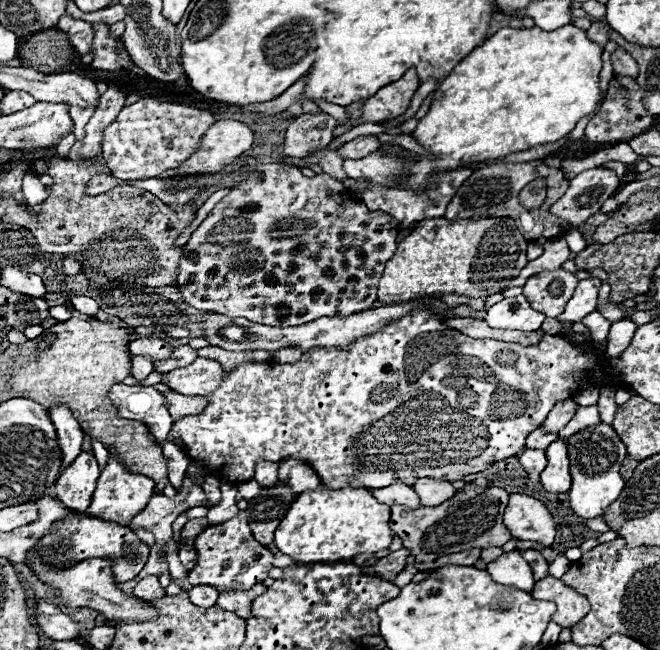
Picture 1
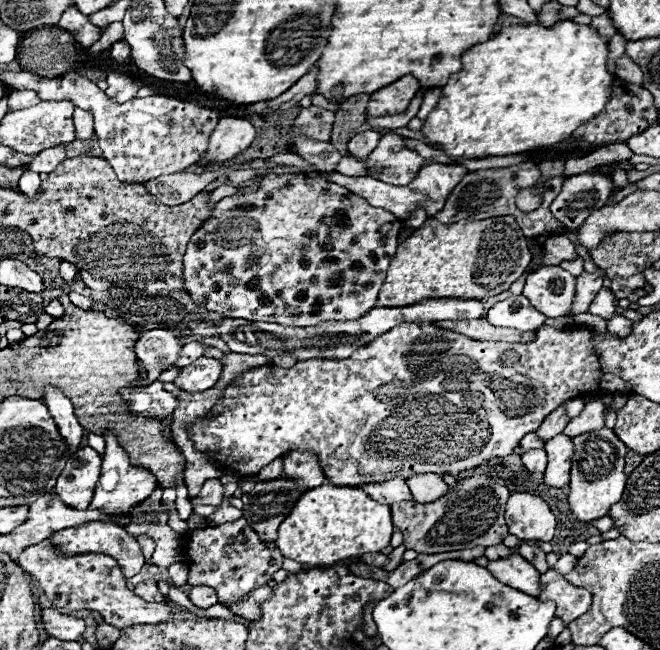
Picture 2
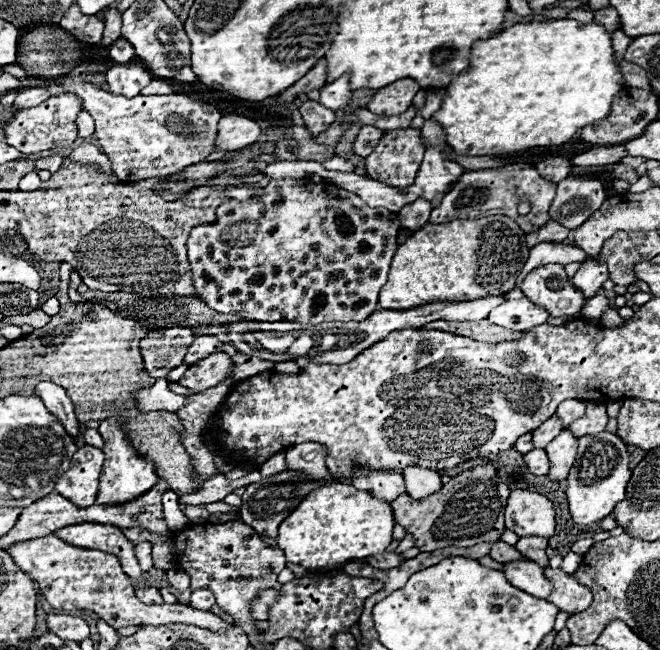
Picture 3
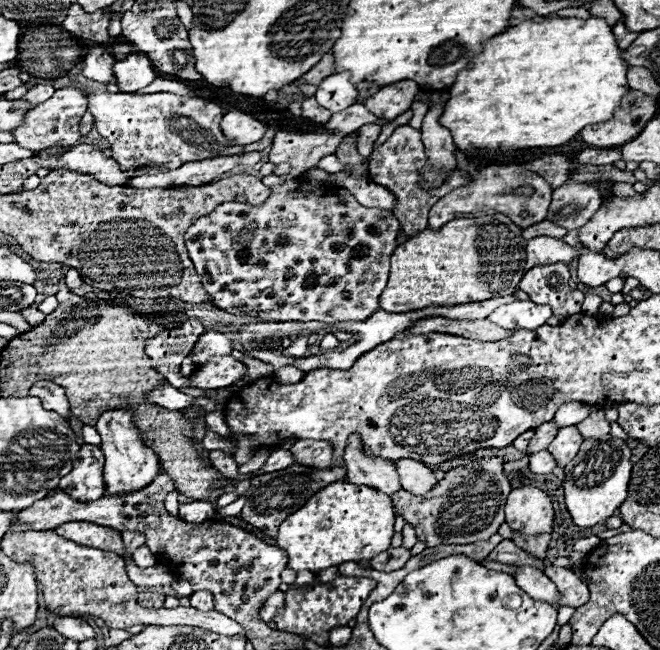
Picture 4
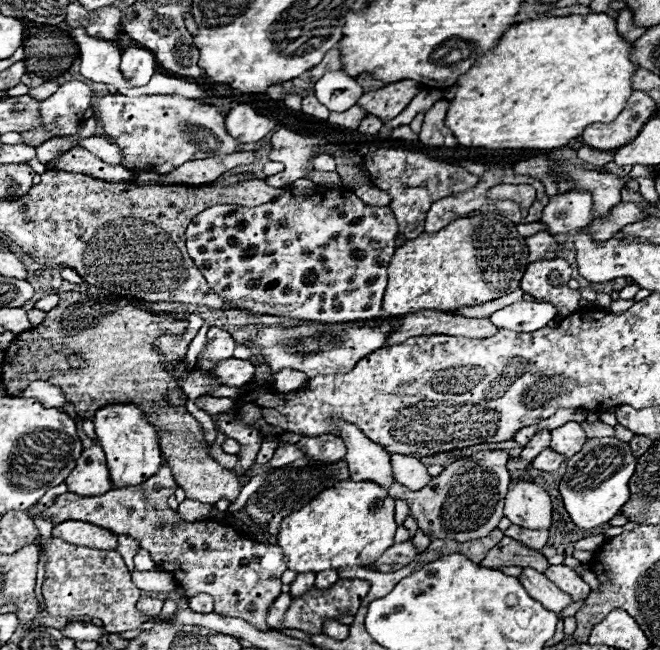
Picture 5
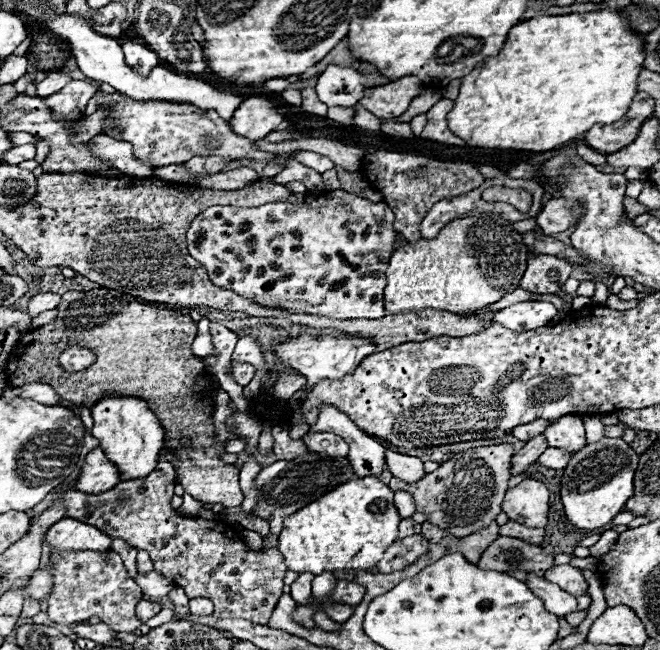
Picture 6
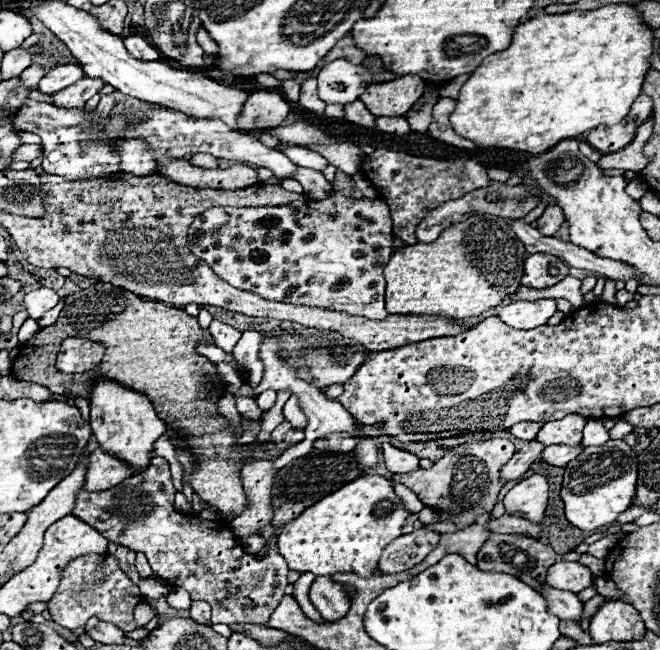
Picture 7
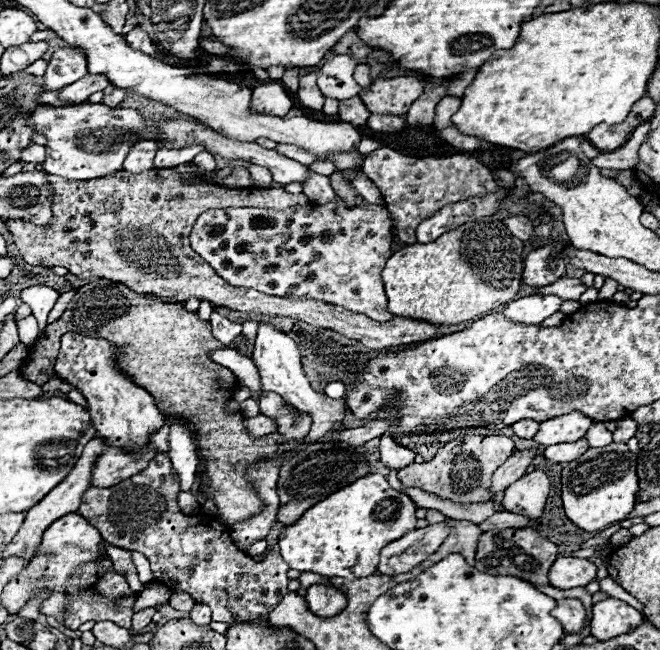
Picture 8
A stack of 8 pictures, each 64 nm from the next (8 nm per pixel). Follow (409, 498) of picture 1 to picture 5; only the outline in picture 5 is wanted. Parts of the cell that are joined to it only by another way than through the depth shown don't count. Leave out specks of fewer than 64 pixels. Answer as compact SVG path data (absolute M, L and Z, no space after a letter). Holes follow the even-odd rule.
M334 420L340 428L340 436L346 444L346 462L350 468L350 480L376 480L386 490L394 484L392 464L386 450L374 442L370 442L356 426Z

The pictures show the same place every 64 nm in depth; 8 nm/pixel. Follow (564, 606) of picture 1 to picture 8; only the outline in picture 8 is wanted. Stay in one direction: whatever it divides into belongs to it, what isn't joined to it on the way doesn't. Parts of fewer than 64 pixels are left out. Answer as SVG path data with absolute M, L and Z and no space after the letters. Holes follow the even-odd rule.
M558 558L548 572L550 586L560 590L572 590L596 580L596 566L582 558Z

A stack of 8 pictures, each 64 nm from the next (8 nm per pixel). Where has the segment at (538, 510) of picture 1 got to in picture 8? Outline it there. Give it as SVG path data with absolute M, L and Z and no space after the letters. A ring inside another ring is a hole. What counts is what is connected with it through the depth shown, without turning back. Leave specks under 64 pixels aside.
M534 470L516 480L504 492L504 508L514 514L522 514L530 520L538 520L544 512L544 504L550 492L550 480L542 470Z

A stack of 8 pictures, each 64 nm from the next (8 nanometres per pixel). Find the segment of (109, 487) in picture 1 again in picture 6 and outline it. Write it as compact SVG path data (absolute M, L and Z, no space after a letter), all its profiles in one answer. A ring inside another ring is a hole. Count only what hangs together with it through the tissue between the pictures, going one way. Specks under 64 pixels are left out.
M106 396L92 408L92 418L94 418L92 436L100 440L100 448L118 468L122 482L148 476L150 470L156 468L160 450L164 446L164 432L158 418L146 408L144 400L132 396L118 396L118 398Z

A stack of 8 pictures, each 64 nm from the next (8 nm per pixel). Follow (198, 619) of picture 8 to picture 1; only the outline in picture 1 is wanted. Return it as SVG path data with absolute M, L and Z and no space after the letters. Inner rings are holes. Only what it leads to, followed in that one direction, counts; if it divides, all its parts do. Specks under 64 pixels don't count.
M192 586L188 594L190 594L190 602L196 606L202 606L202 608L214 606L216 598L218 598L218 590L210 588L210 586Z

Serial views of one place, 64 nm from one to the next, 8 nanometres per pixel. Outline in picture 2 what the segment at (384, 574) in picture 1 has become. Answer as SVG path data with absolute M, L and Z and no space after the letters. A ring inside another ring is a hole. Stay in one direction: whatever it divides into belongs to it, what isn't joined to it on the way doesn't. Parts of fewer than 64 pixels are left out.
M398 546L398 548L394 548L390 554L388 554L388 562L384 564L384 566L380 566L384 572L392 572L392 570L396 570L400 564L402 564L402 554L406 552L406 548L404 546Z

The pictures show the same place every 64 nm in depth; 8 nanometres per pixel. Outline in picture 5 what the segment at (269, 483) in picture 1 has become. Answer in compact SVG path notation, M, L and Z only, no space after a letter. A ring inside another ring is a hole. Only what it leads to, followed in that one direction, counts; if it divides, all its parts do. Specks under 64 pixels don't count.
M296 444L280 446L280 448L276 448L272 460L268 462L268 468L284 468L286 464L290 464L290 462L302 458L302 456L304 456L304 454L302 454L302 450L298 450Z

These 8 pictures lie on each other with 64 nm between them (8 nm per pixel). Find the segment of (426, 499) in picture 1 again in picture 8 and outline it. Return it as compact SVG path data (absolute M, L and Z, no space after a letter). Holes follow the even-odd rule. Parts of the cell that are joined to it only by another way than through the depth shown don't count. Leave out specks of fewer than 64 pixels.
M382 436L382 440L380 440L380 454L382 454L384 466L396 468L396 470L406 468L406 464L414 464L414 458L416 458L416 454L412 450L396 444L388 436Z

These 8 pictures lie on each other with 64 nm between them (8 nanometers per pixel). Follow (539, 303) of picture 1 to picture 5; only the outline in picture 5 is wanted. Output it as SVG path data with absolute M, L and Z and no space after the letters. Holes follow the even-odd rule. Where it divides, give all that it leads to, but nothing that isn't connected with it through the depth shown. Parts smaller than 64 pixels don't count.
M564 258L532 262L522 280L520 288L540 302L552 302L560 316L570 316L580 310L580 292L568 288L572 268Z

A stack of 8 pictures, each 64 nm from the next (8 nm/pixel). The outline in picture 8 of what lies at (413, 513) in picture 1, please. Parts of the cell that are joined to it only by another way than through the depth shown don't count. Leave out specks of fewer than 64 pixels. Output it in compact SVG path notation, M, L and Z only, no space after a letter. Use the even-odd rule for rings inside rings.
M462 436L458 440L444 444L444 448L440 448L434 460L426 464L410 464L408 468L400 470L398 478L404 486L420 488L442 500L452 500L458 504L490 502L492 474L512 454L514 454L514 442L506 436Z

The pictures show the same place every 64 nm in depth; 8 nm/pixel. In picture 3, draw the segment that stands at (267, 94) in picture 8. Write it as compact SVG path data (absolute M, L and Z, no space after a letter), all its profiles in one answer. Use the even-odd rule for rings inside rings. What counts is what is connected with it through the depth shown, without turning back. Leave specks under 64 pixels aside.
M228 114L228 116L222 116L222 120L218 122L216 150L236 152L256 142L258 136L260 136L260 126L254 120Z

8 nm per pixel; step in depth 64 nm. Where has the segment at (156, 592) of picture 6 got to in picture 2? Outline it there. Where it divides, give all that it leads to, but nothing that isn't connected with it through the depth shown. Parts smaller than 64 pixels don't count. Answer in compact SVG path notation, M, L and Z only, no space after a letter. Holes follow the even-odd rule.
M86 522L80 526L72 526L72 528L64 528L58 530L50 536L52 544L58 544L60 552L66 554L78 554L78 552L106 552L108 556L114 556L114 560L118 560L118 566L124 574L124 578L132 578L136 576L142 566L144 566L144 556L142 556L142 548L136 542L134 536L130 536L124 526L114 524L114 522Z

